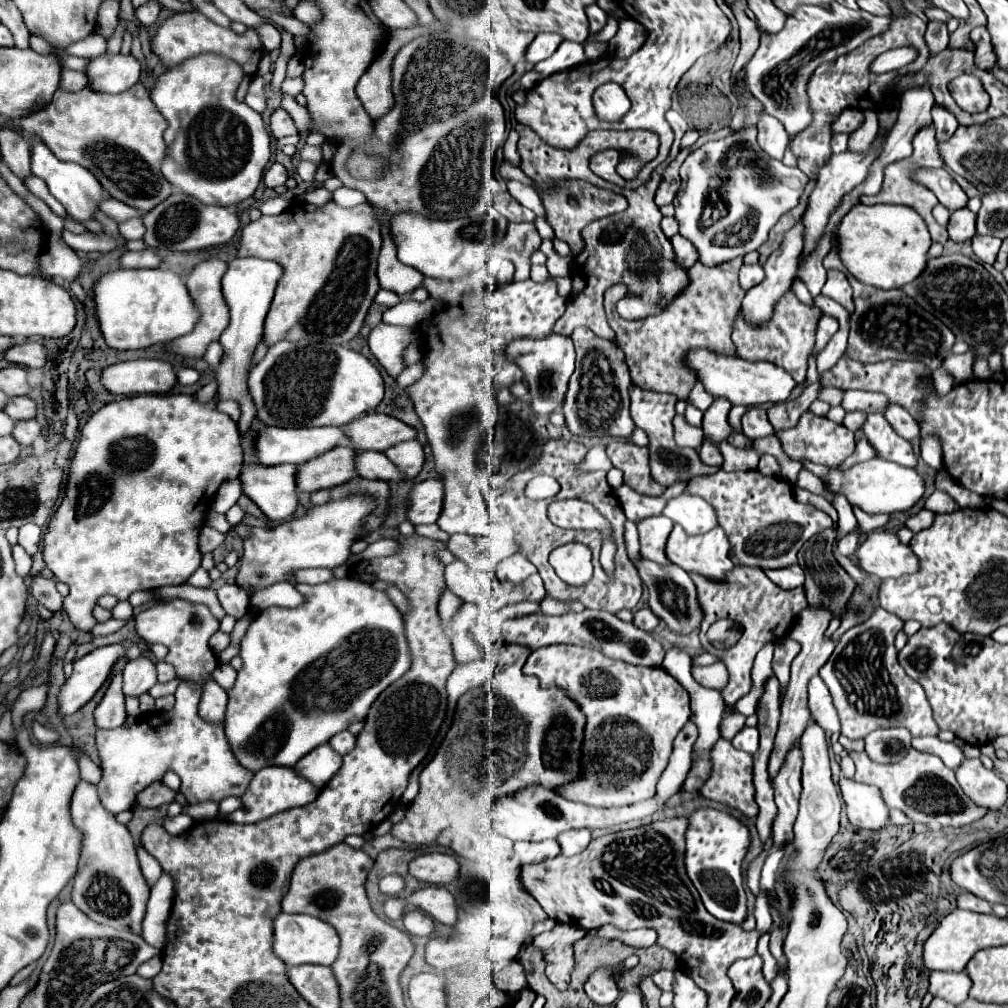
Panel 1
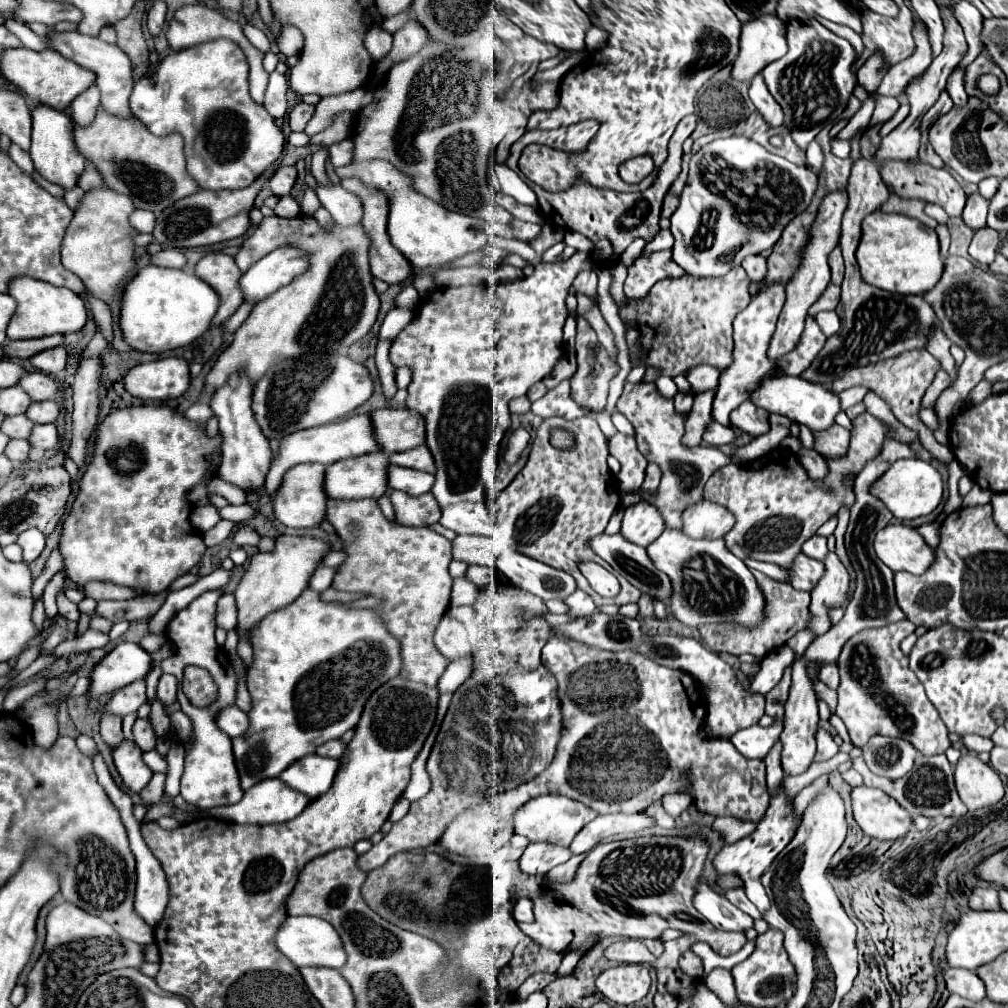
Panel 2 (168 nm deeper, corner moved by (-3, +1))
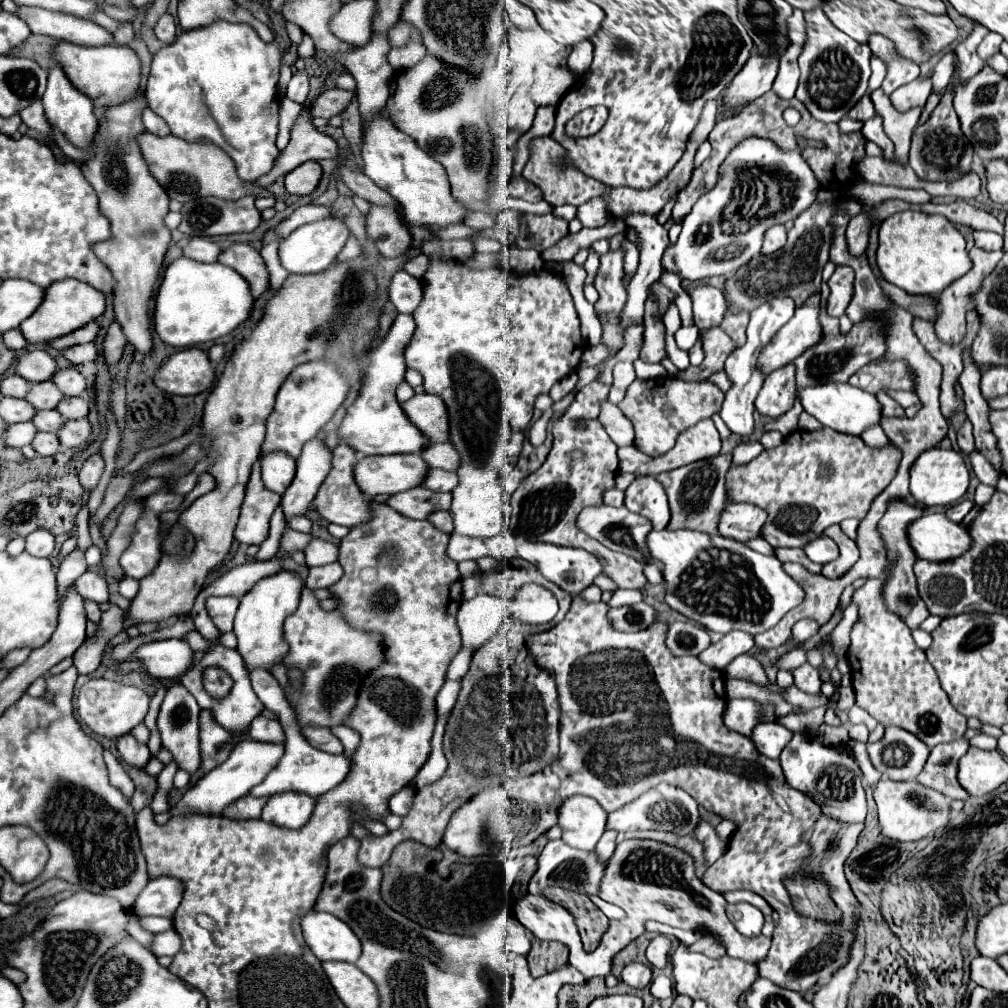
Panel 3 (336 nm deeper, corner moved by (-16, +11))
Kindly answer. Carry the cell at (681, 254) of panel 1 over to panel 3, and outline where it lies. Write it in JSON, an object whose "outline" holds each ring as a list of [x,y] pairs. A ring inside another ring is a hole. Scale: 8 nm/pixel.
{"outline":[[[648,292],[648,300],[644,306],[644,346],[640,350],[640,358],[644,362],[662,362],[668,358],[666,354],[666,328],[662,320],[656,320],[656,300],[652,300],[652,292]]]}

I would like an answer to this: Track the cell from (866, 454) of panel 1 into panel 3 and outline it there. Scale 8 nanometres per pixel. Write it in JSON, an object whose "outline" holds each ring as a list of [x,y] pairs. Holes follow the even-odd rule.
{"outline":[[[820,536],[816,540],[812,540],[810,544],[804,546],[804,552],[806,556],[812,560],[812,562],[818,562],[818,564],[826,564],[826,562],[832,562],[836,560],[838,556],[838,548],[836,548],[836,542],[828,536]]]}

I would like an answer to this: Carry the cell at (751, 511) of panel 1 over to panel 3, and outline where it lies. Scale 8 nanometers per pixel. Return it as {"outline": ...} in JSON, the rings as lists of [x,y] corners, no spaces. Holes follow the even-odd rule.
{"outline":[[[832,428],[816,432],[796,430],[774,450],[764,450],[748,464],[730,466],[726,496],[734,502],[756,504],[768,512],[760,538],[772,548],[802,548],[822,536],[824,528],[844,518],[862,520],[872,500],[896,476],[900,458],[900,448],[892,442],[884,448],[874,448],[858,436],[848,436]]]}

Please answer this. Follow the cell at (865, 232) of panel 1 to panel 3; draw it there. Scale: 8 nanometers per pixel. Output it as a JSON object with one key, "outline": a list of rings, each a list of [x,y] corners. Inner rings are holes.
{"outline":[[[900,212],[900,214],[892,214],[890,218],[886,218],[880,226],[880,244],[878,244],[878,268],[884,276],[884,280],[888,280],[890,284],[896,284],[898,288],[910,292],[910,294],[934,294],[938,296],[948,284],[952,284],[952,280],[964,276],[972,262],[968,258],[966,252],[966,242],[964,236],[954,228],[952,222],[948,222],[944,216],[940,214],[922,214],[922,212]]]}

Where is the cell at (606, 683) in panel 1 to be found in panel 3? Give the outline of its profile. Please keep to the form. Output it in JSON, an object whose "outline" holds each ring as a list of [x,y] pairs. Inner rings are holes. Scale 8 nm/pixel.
{"outline":[[[574,596],[572,606],[570,606],[570,612],[566,614],[566,618],[564,618],[560,624],[556,624],[552,630],[546,630],[546,632],[540,632],[540,634],[528,638],[528,650],[530,650],[530,654],[534,656],[536,664],[542,666],[542,668],[546,668],[546,670],[552,670],[554,676],[556,676],[558,694],[560,694],[560,708],[562,708],[562,716],[560,716],[560,756],[558,756],[548,768],[544,768],[542,772],[532,774],[532,776],[526,776],[526,778],[514,780],[514,782],[512,782],[512,790],[508,790],[506,786],[496,786],[496,788],[492,788],[492,790],[480,792],[478,796],[474,796],[472,800],[468,800],[464,806],[460,806],[460,808],[452,814],[452,818],[450,818],[450,822],[448,822],[448,828],[446,828],[446,832],[444,832],[444,844],[446,844],[448,848],[452,848],[454,852],[462,854],[462,856],[498,854],[504,846],[510,846],[510,844],[514,844],[514,842],[518,842],[518,846],[524,846],[524,844],[532,842],[534,838],[538,838],[540,834],[544,834],[550,826],[556,824],[556,808],[558,808],[566,798],[570,798],[570,796],[574,796],[574,794],[590,796],[590,798],[598,800],[598,804],[600,804],[606,812],[614,812],[614,810],[622,808],[624,804],[636,800],[638,796],[642,796],[642,794],[648,792],[650,788],[656,788],[656,786],[662,784],[662,782],[672,784],[672,786],[678,786],[678,788],[684,788],[688,794],[694,796],[694,800],[696,800],[700,806],[704,806],[706,810],[710,810],[710,812],[714,812],[714,814],[720,814],[722,818],[730,818],[730,820],[734,820],[734,822],[738,824],[738,830],[736,830],[734,836],[730,838],[730,844],[728,844],[726,854],[724,854],[722,858],[718,858],[718,860],[706,870],[702,882],[704,882],[708,888],[712,888],[712,890],[716,890],[716,892],[720,892],[720,894],[726,892],[726,890],[740,890],[740,888],[752,890],[752,892],[760,894],[760,896],[780,914],[780,920],[778,920],[778,924],[776,924],[776,928],[774,928],[774,934],[772,934],[772,948],[770,948],[768,956],[766,956],[764,960],[760,960],[760,964],[756,964],[756,966],[760,968],[760,976],[762,976],[762,978],[768,978],[770,982],[774,982],[774,984],[780,986],[780,988],[788,988],[788,990],[796,990],[796,992],[804,994],[808,988],[812,988],[812,986],[818,982],[818,966],[820,966],[820,978],[822,978],[822,980],[828,980],[828,978],[832,976],[832,972],[834,972],[836,968],[840,968],[840,966],[848,960],[848,948],[850,948],[852,938],[854,938],[852,932],[848,932],[848,930],[852,930],[852,928],[848,928],[848,924],[852,924],[852,922],[850,922],[850,916],[858,912],[858,900],[854,898],[854,894],[852,894],[852,890],[850,890],[850,886],[848,886],[848,882],[846,882],[846,878],[844,878],[842,866],[844,866],[846,856],[848,856],[848,854],[852,852],[852,848],[856,846],[856,838],[858,838],[858,834],[860,834],[860,830],[862,830],[862,824],[842,824],[842,822],[836,822],[836,820],[830,820],[830,818],[822,816],[818,804],[814,804],[814,802],[812,802],[810,798],[806,798],[802,792],[798,792],[798,790],[794,790],[794,788],[790,788],[790,786],[786,784],[778,760],[768,760],[766,756],[760,756],[760,752],[756,752],[756,746],[752,744],[750,738],[746,738],[746,736],[742,736],[742,734],[738,734],[738,732],[734,732],[734,730],[728,730],[728,728],[724,726],[724,722],[722,722],[722,708],[726,706],[724,674],[722,674],[720,670],[714,670],[714,668],[702,664],[696,656],[678,656],[678,658],[672,656],[672,652],[668,652],[668,646],[664,644],[664,636],[666,636],[666,632],[668,632],[668,624],[656,622],[652,628],[646,628],[646,630],[640,632],[640,634],[624,634],[624,632],[616,632],[616,630],[608,624],[608,620],[606,620],[606,610],[608,610],[608,606],[606,606],[604,602],[592,604],[592,602],[584,602],[584,600],[580,600],[580,598]],[[812,852],[814,852],[814,864],[804,864],[804,860],[806,860]],[[802,864],[804,864],[806,870],[810,868],[810,870],[822,872],[822,876],[830,882],[830,886],[832,886],[832,900],[834,900],[836,906],[848,916],[846,926],[840,928],[840,926],[820,924],[820,922],[816,922],[816,920],[808,920],[808,918],[802,918],[802,916],[798,916],[796,912],[792,912],[788,894],[786,894],[786,890],[784,890],[784,886],[782,886],[782,878],[788,876],[788,874],[792,874],[792,872],[796,872],[796,870],[800,870]]]}

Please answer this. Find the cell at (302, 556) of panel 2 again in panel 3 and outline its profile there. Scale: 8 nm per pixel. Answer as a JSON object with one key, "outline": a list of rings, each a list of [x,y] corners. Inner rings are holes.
{"outline":[[[280,570],[256,582],[256,586],[242,596],[242,602],[234,620],[234,634],[238,636],[236,650],[242,654],[248,670],[252,668],[268,670],[274,664],[278,664],[282,656],[288,652],[288,646],[282,638],[282,622],[288,614],[292,614],[298,608],[302,588],[304,588],[304,582],[298,572]]]}

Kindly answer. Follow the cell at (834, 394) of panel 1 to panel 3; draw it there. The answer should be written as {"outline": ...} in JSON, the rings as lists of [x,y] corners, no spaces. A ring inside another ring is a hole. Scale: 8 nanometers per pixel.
{"outline":[[[884,390],[884,394],[888,394],[892,400],[896,400],[902,408],[908,408],[908,406],[912,406],[912,404],[918,404],[920,400],[918,400],[918,396],[916,394],[912,394],[912,392],[896,392],[896,390]]]}

